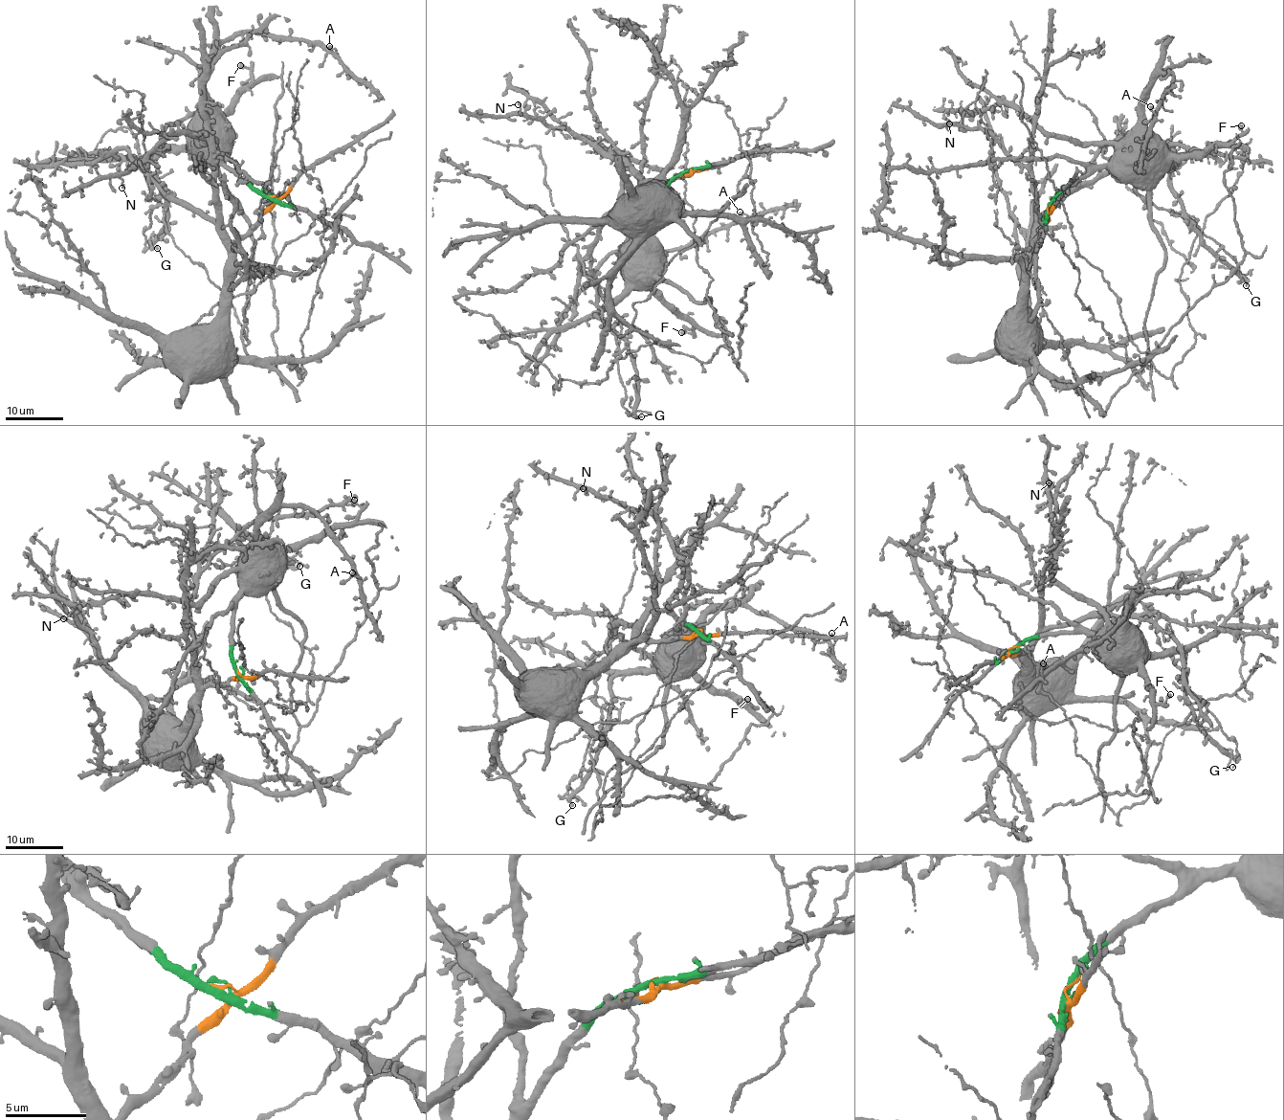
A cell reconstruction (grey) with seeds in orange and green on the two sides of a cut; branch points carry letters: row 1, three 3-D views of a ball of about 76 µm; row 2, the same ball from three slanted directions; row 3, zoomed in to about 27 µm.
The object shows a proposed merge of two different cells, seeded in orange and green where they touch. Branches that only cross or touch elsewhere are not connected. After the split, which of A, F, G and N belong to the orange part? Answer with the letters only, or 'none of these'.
none of these

